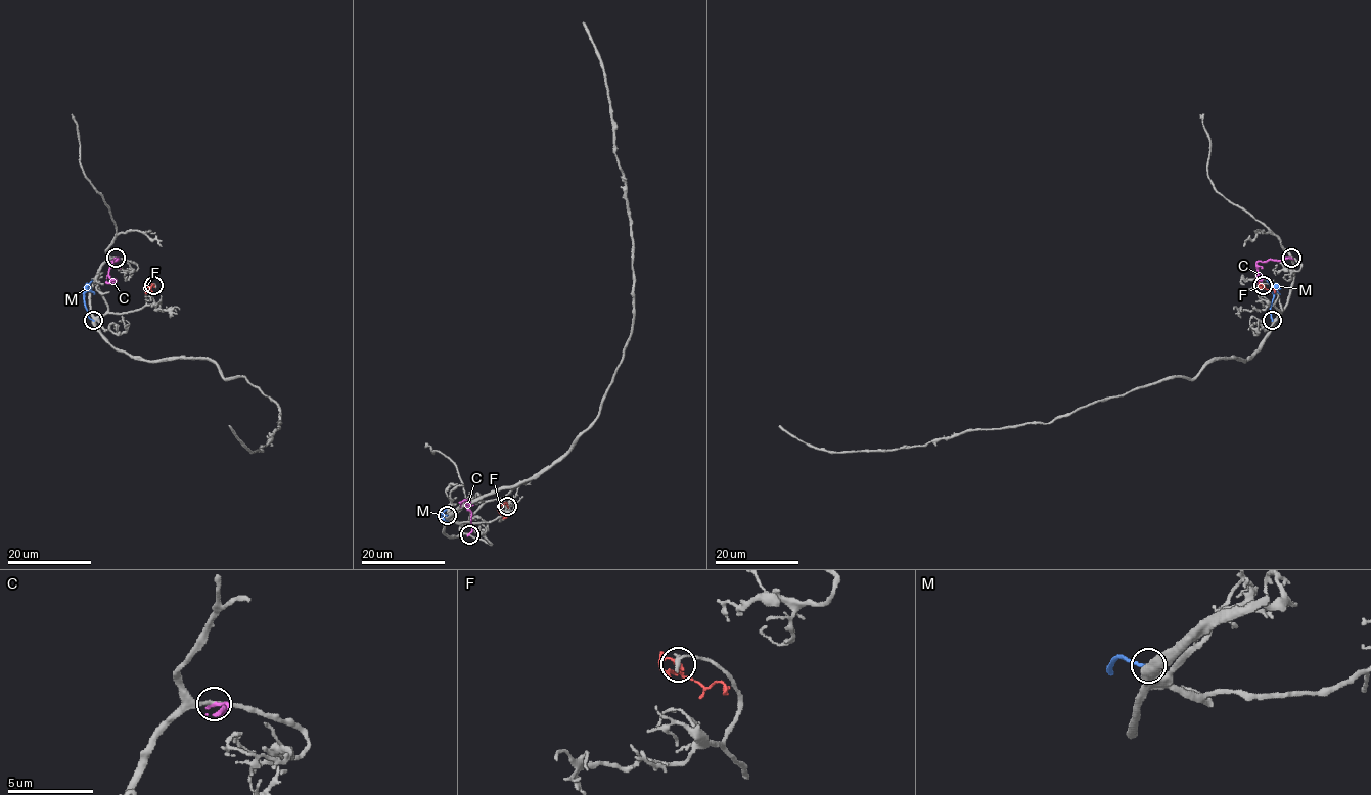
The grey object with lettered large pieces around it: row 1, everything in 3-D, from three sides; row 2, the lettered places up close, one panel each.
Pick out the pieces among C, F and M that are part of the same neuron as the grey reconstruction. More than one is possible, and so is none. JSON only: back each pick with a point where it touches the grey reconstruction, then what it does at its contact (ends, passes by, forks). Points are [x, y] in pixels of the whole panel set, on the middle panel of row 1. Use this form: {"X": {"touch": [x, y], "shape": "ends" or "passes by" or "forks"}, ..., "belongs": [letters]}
{"belongs": []}

